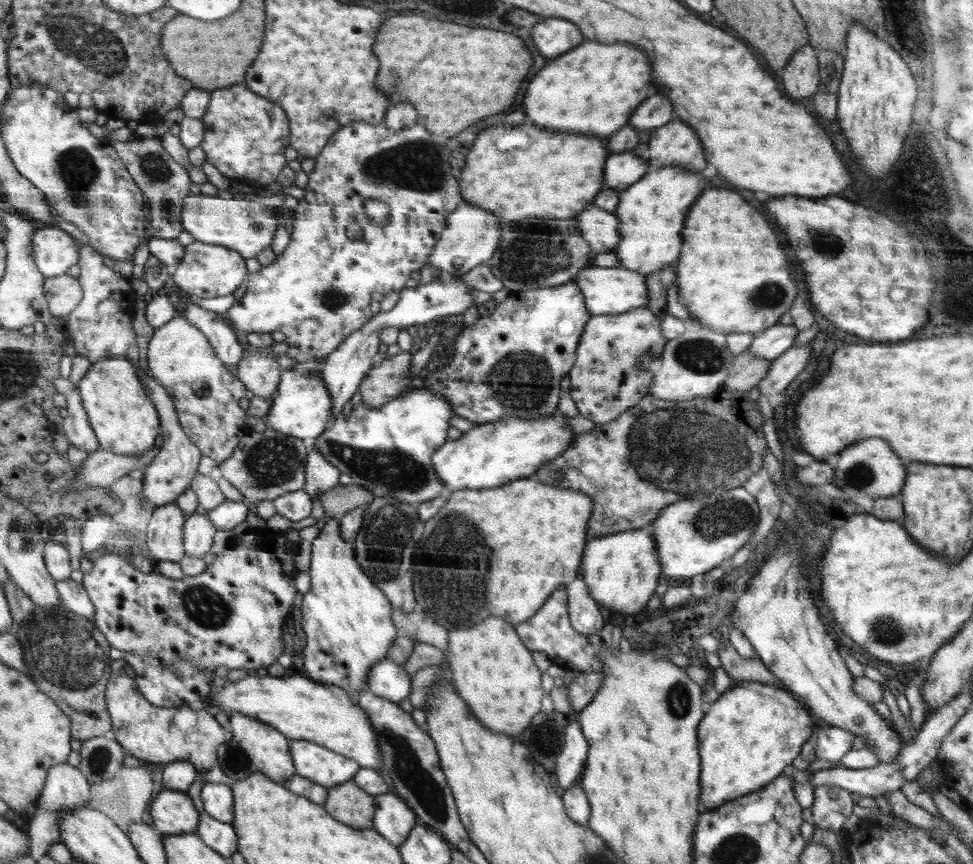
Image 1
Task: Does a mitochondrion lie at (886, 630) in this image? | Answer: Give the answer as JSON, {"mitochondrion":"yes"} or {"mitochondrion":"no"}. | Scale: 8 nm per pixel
{"mitochondrion":"yes"}

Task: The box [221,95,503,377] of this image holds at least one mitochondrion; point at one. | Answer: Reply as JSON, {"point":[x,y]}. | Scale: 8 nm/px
{"point":[417,165]}

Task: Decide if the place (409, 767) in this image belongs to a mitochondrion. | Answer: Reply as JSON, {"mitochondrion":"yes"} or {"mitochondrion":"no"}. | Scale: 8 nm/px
{"mitochondrion":"yes"}

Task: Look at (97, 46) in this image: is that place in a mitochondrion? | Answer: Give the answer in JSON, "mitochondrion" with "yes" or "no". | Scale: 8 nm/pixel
{"mitochondrion":"yes"}

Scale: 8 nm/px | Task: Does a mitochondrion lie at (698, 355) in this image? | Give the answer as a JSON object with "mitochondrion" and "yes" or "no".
{"mitochondrion":"yes"}

